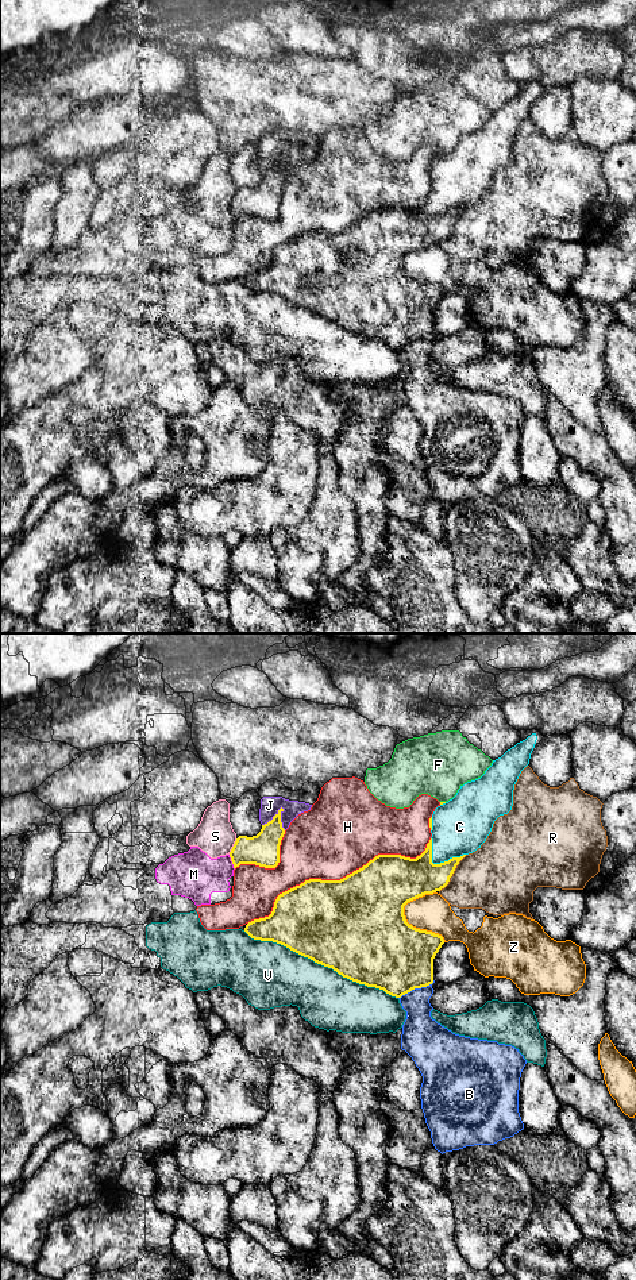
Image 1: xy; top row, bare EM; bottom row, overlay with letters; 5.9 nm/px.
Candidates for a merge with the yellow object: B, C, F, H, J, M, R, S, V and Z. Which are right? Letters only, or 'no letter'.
no letter

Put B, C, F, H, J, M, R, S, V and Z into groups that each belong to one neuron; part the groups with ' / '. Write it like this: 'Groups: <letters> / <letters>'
Groups: B / C / F / H / J / M S / R / V / Z

